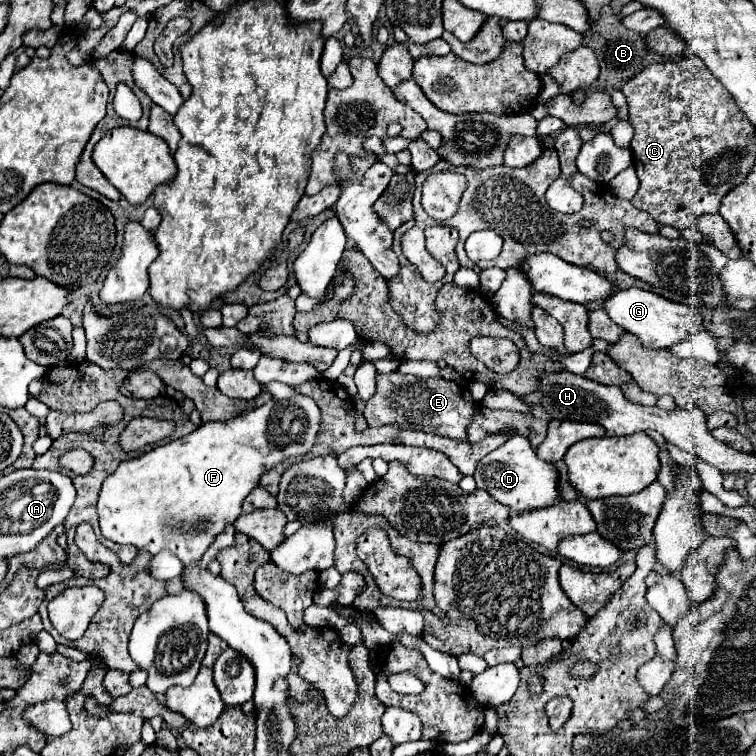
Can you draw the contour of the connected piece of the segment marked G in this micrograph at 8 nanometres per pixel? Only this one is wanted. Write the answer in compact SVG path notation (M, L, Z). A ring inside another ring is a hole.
M638 287L630 289L620 289L614 291L604 303L602 309L608 313L608 317L624 327L628 333L634 333L644 341L646 347L658 347L658 349L668 349L672 343L678 343L680 339L696 333L702 327L702 317L692 305L684 303L674 303L668 301L652 291L644 291Z

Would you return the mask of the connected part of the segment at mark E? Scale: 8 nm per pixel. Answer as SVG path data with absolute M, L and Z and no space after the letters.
M394 371L376 377L376 393L372 399L368 399L364 417L370 427L380 427L388 423L400 427L408 425L410 429L466 441L468 439L466 429L468 423L472 423L472 415L476 413L476 407L478 403L472 399L470 391L454 381L446 381L446 379L420 381L414 375L402 375Z

